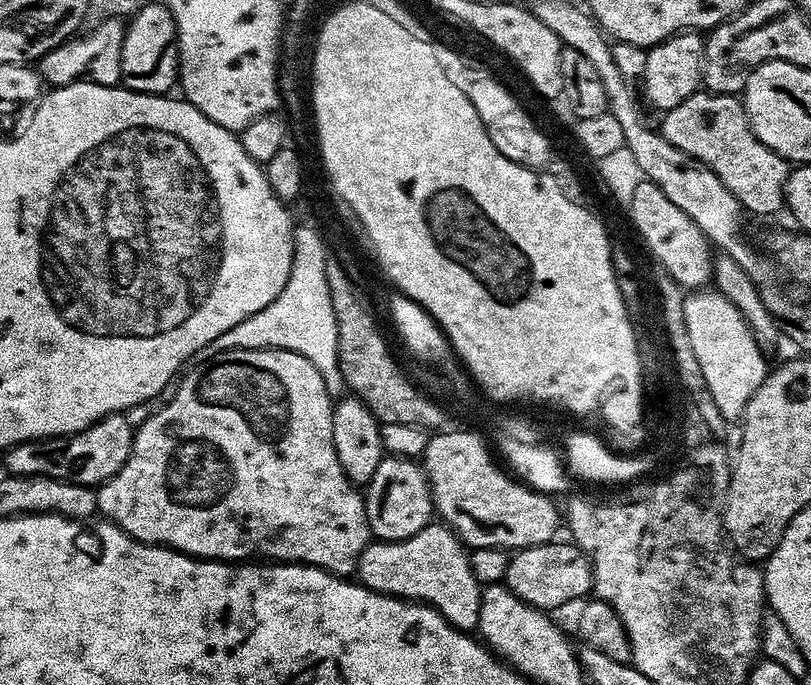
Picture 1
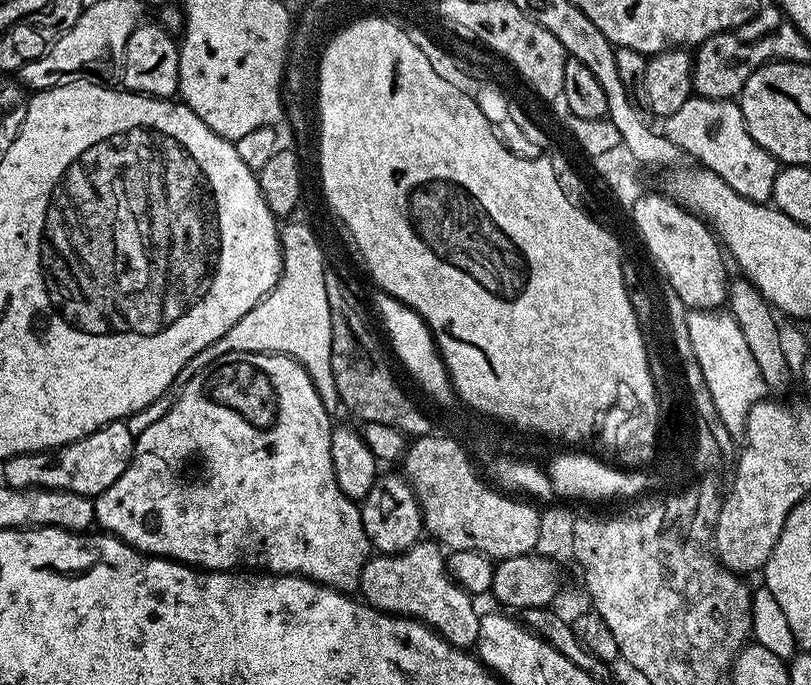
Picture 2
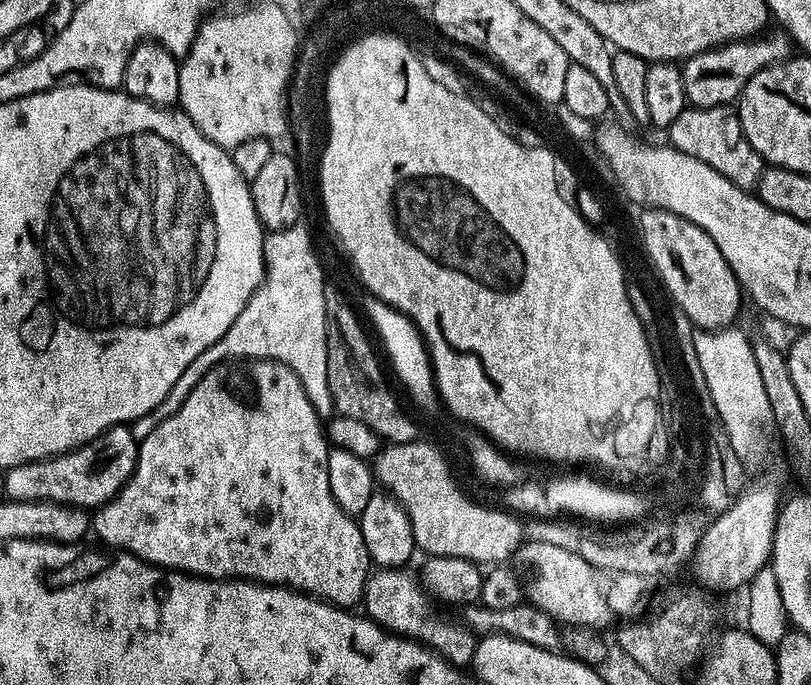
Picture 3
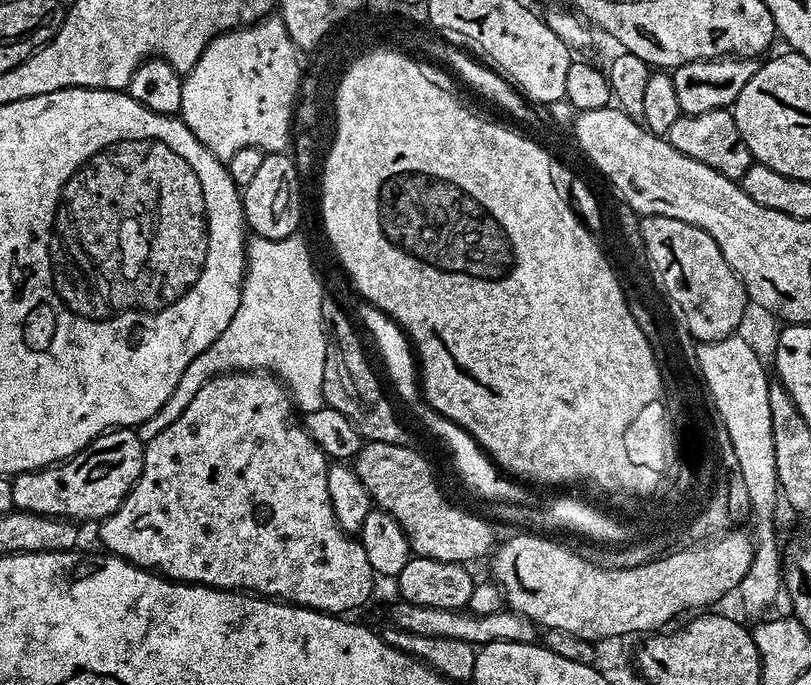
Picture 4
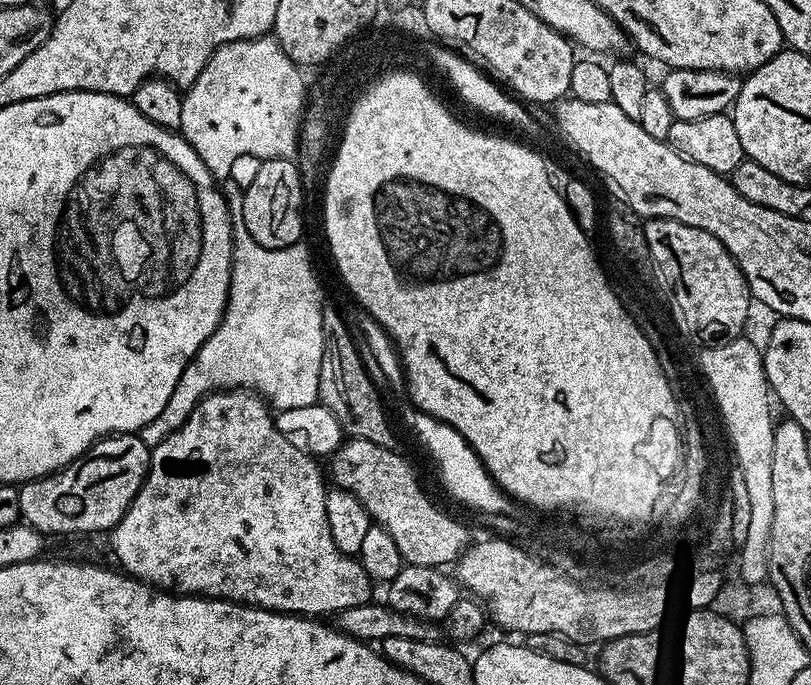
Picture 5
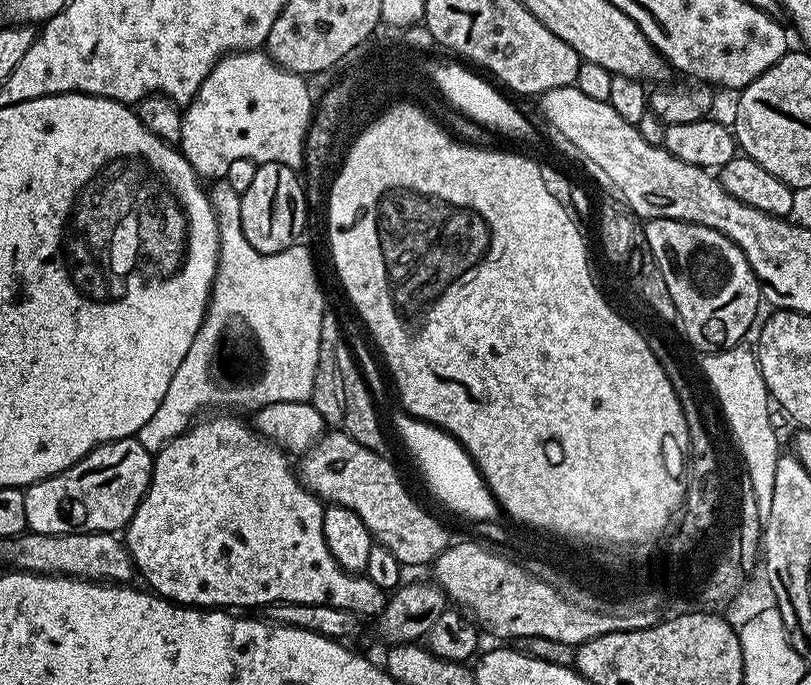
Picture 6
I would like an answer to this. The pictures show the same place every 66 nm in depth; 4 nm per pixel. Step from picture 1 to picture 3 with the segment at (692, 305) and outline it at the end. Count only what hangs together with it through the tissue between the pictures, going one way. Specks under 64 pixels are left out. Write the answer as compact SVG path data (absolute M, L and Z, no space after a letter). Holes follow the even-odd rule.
M729 326L715 332L697 331L693 338L695 353L698 354L699 365L702 366L703 377L709 386L710 398L714 400L715 409L722 418L730 446L745 466L760 464L764 460L764 423L770 420L770 402L766 402L766 386L762 386L762 378L758 375L758 362L754 362L752 340L739 332L739 327Z

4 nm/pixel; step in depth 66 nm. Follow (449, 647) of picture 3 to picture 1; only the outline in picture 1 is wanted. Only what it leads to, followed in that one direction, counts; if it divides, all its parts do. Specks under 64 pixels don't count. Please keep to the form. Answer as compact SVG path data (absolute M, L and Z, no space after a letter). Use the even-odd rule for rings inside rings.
M443 522L427 524L405 540L373 539L362 550L354 576L375 592L430 605L462 632L472 634L478 629L482 585L472 569L469 549Z

